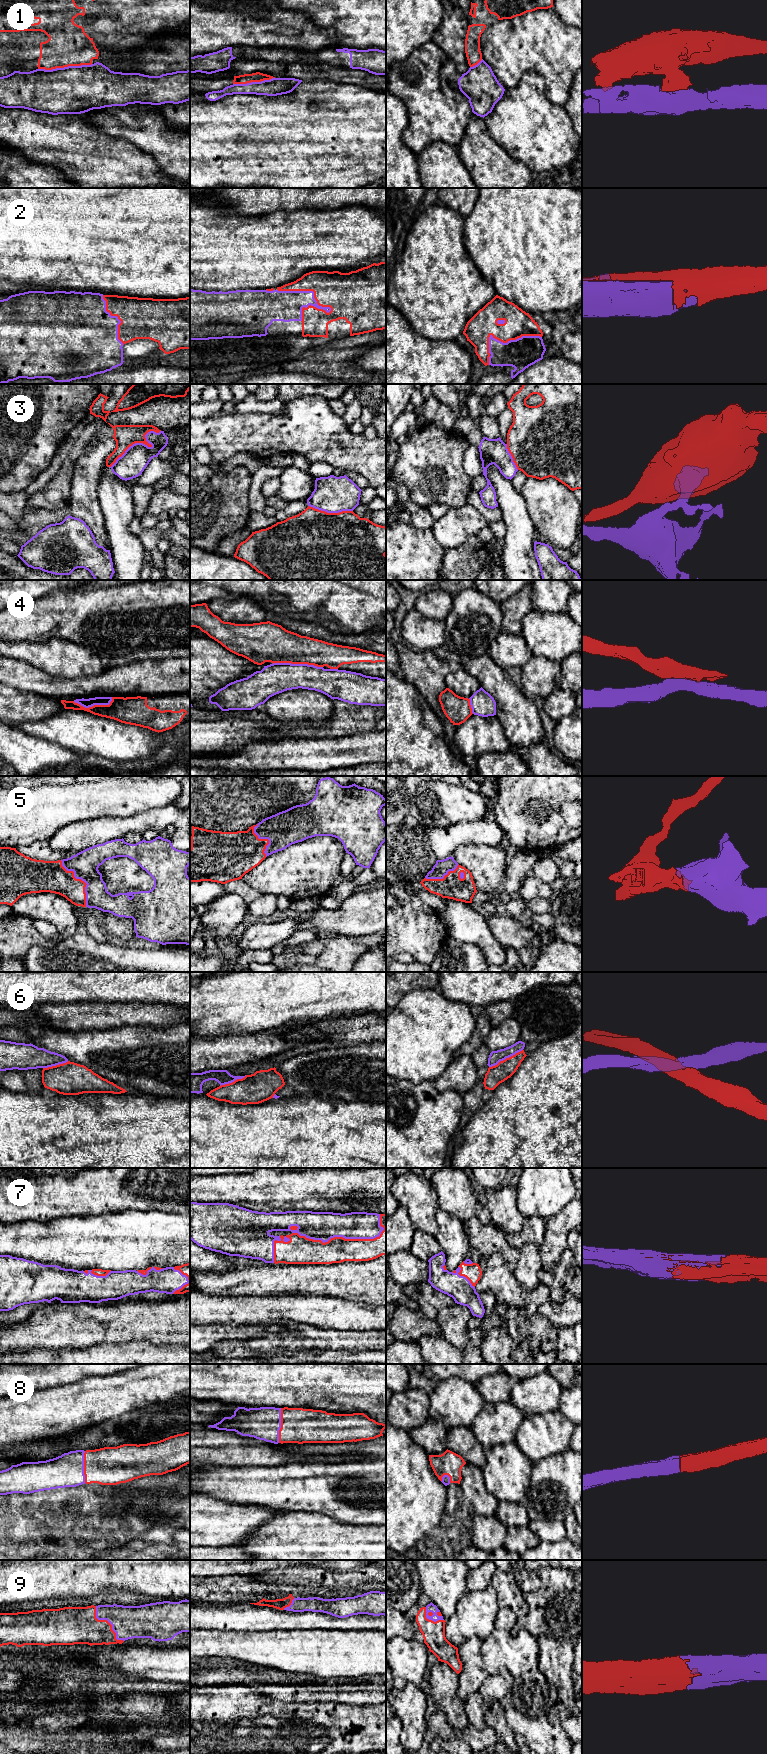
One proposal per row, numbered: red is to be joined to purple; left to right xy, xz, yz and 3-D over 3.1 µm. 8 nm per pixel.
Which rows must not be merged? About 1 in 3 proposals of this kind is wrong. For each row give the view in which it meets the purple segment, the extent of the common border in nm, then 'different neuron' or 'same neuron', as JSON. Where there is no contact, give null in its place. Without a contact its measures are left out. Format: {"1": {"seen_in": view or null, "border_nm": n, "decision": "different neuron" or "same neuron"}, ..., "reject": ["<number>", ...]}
{"1": {"seen_in": "xy", "border_nm": 440, "decision": "different neuron"}, "2": {"seen_in": "xz", "border_nm": 480, "decision": "same neuron"}, "3": {"seen_in": "xy", "border_nm": 500, "decision": "different neuron"}, "4": {"seen_in": "xz", "border_nm": 400, "decision": "different neuron"}, "5": {"seen_in": "xy", "border_nm": 440, "decision": "same neuron"}, "6": {"seen_in": "yz", "border_nm": 300, "decision": "different neuron"}, "7": {"seen_in": "xz", "border_nm": 750, "decision": "same neuron"}, "8": {"seen_in": "xz", "border_nm": 280, "decision": "same neuron"}, "9": {"seen_in": "xy", "border_nm": 360, "decision": "same neuron"}, "reject": ["1", "3", "4", "6"]}

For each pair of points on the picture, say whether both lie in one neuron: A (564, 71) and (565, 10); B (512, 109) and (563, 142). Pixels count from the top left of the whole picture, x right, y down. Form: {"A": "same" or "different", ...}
{"A": "different", "B": "same"}

